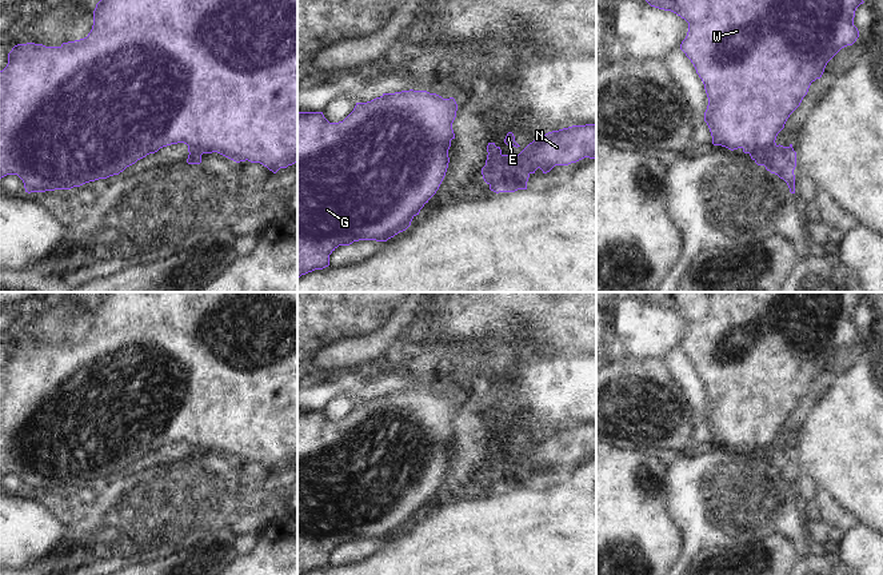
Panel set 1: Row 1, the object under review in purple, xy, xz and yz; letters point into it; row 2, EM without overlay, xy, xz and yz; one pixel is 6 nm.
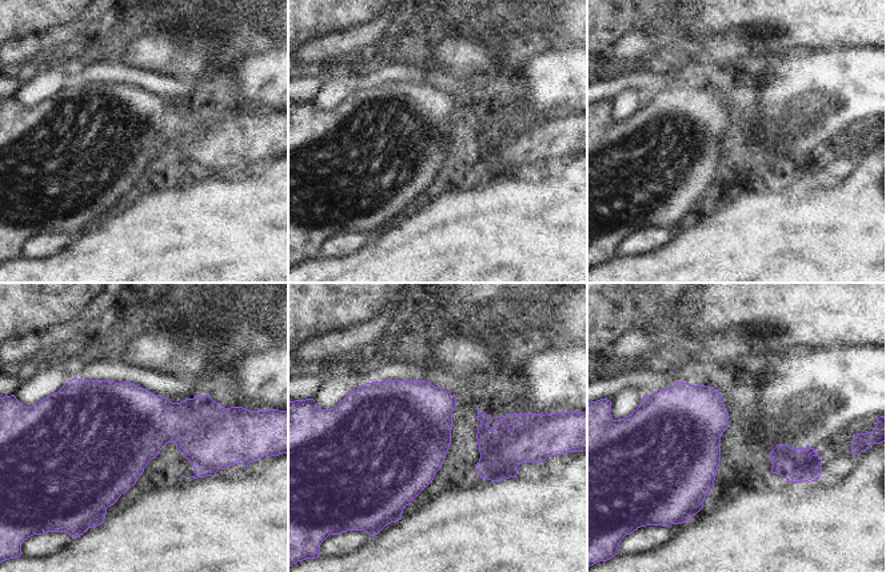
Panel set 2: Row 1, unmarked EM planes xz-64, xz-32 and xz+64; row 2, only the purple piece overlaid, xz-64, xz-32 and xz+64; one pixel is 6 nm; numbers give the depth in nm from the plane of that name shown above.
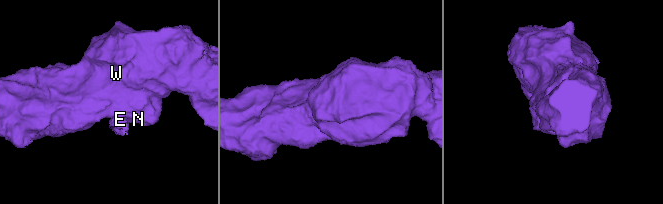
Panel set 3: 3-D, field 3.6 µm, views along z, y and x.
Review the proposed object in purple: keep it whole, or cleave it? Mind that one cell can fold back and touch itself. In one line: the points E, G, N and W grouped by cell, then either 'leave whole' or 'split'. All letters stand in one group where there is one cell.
E / G N W; split

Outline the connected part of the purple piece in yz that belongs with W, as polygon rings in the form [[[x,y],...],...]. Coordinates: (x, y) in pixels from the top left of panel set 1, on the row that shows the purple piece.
[[[646,0],[651,7],[671,11],[688,23],[688,32],[680,44],[680,49],[694,64],[696,73],[704,84],[708,105],[704,112],[714,145],[722,145],[731,151],[747,148],[760,160],[772,159],[776,149],[776,136],[784,128],[790,115],[800,105],[812,81],[820,79],[827,63],[844,47],[852,45],[859,37],[854,25],[856,8],[863,0]]]

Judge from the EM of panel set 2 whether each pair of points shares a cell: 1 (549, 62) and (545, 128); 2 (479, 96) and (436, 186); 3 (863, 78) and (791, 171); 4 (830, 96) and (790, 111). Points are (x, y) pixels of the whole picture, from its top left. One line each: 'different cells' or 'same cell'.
1: different cells
2: same cell
3: same cell
4: same cell

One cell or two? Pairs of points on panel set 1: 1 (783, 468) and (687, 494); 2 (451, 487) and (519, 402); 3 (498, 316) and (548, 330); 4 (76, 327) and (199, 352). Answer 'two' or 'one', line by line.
1: one
2: two
3: one
4: two

